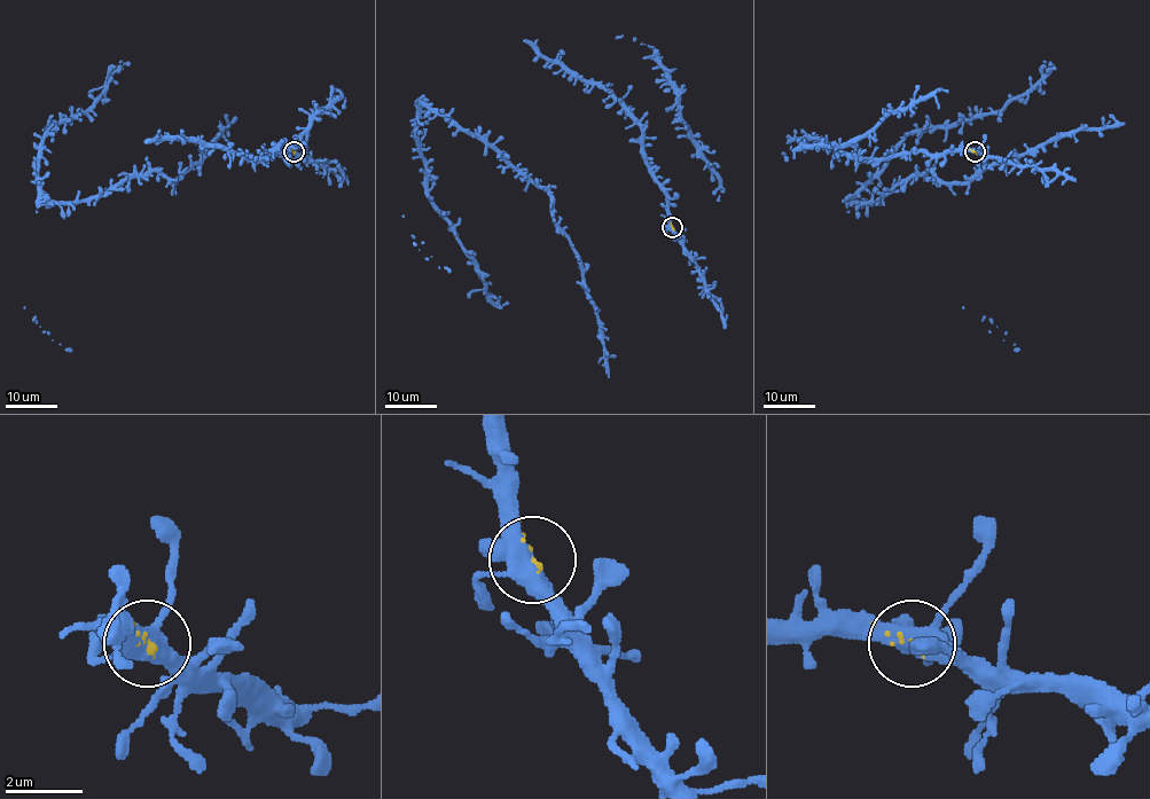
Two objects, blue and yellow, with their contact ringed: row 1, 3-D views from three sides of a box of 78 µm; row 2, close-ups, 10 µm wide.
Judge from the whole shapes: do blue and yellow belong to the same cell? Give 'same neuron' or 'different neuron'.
same neuron

